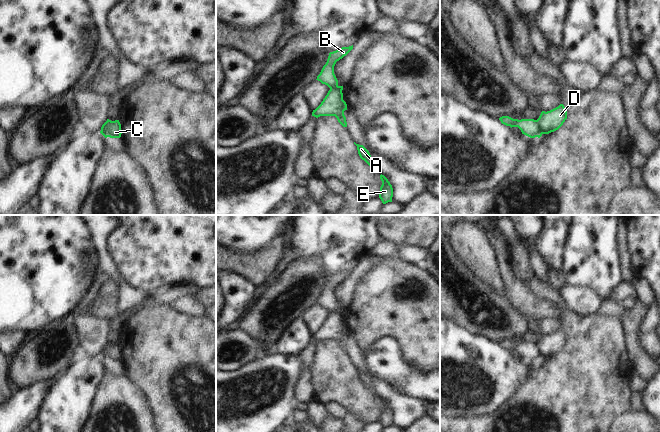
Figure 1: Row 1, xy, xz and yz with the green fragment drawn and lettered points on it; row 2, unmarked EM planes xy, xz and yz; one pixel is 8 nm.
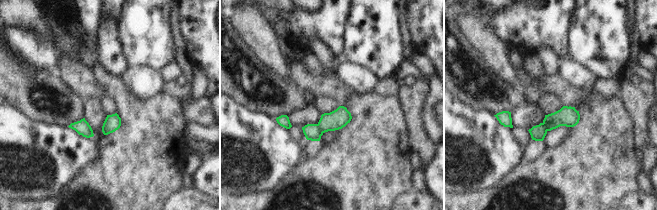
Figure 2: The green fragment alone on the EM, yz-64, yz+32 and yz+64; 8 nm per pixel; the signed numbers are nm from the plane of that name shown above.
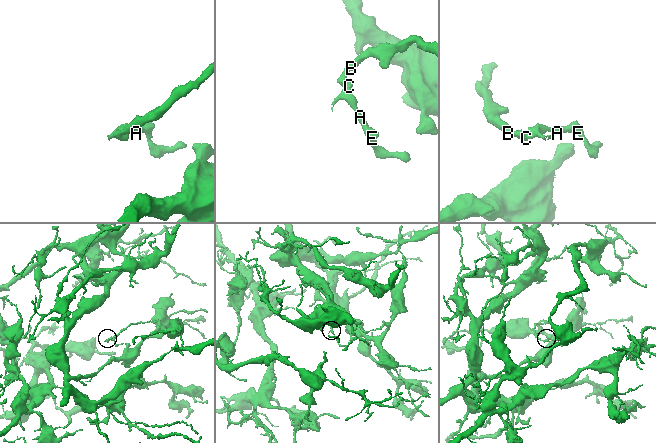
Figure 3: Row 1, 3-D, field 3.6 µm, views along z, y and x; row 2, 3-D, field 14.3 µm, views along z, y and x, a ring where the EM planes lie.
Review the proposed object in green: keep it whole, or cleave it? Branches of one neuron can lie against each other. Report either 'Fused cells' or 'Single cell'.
Fused cells.

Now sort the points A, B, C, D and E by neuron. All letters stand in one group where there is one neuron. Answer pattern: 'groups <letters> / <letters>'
groups A D E / B C

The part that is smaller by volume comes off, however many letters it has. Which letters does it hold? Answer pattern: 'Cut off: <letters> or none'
Cut off: A, D, E

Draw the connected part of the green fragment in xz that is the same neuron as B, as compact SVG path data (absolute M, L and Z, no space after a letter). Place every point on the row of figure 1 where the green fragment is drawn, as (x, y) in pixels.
M353 45L342 47L336 51L330 52L326 64L323 66L320 74L317 76L318 81L327 85L330 89L342 91L343 86L338 85L338 80L334 74L334 66L337 61L346 56L353 49Z

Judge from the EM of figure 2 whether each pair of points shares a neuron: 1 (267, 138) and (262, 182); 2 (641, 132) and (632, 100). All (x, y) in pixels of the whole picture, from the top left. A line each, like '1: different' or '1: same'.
1: same
2: same

